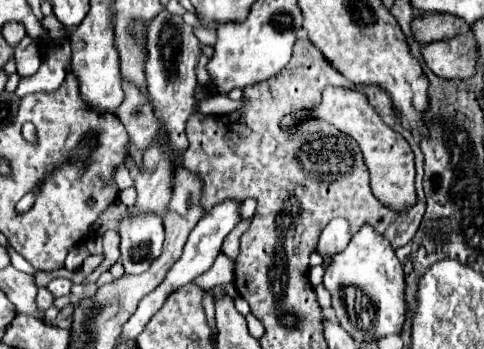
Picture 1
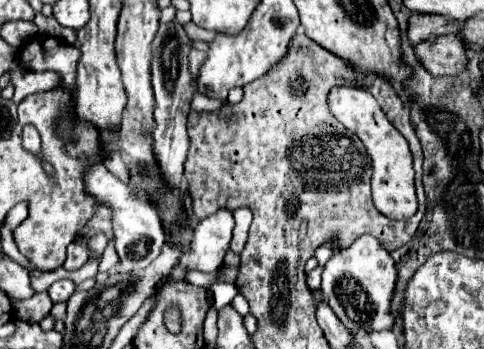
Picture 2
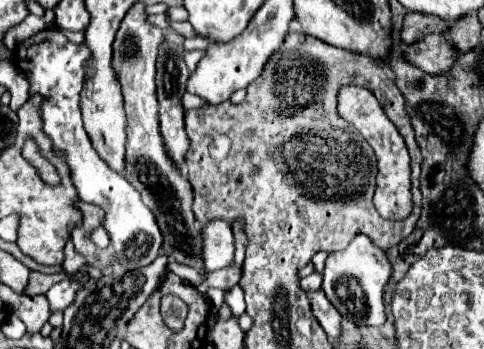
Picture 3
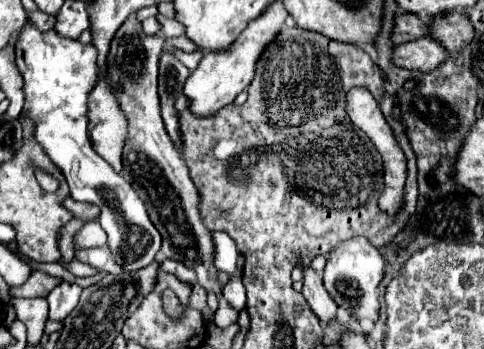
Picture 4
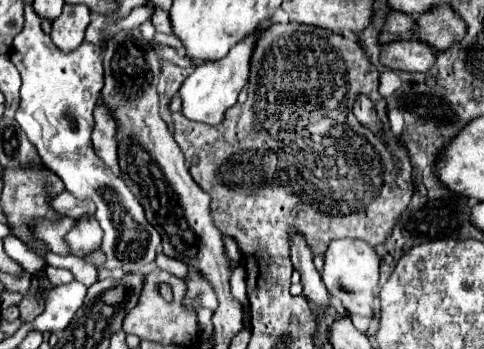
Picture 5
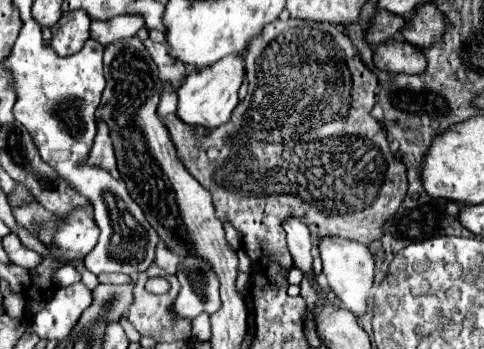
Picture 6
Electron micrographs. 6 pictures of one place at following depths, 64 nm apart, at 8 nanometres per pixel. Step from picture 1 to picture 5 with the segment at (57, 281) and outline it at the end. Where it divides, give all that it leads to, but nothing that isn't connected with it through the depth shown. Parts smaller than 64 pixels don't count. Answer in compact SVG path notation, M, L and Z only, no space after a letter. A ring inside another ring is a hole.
M72 280L70 284L52 288L50 296L46 298L44 314L40 314L38 320L34 320L32 324L24 324L24 332L28 330L40 330L40 332L64 330L70 324L76 308L84 304L84 292L86 292L86 286L76 280Z

